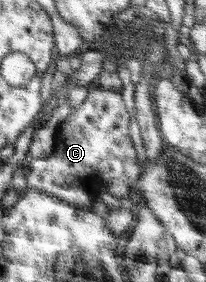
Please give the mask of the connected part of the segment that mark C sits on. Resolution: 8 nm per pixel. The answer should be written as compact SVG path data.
M98 87L88 92L80 108L73 109L58 126L52 154L41 160L26 157L20 166L25 170L28 189L39 189L91 212L94 201L100 198L101 190L108 190L111 180L124 181L129 187L137 184L141 164L137 164L135 152L129 138L129 112L121 94Z

